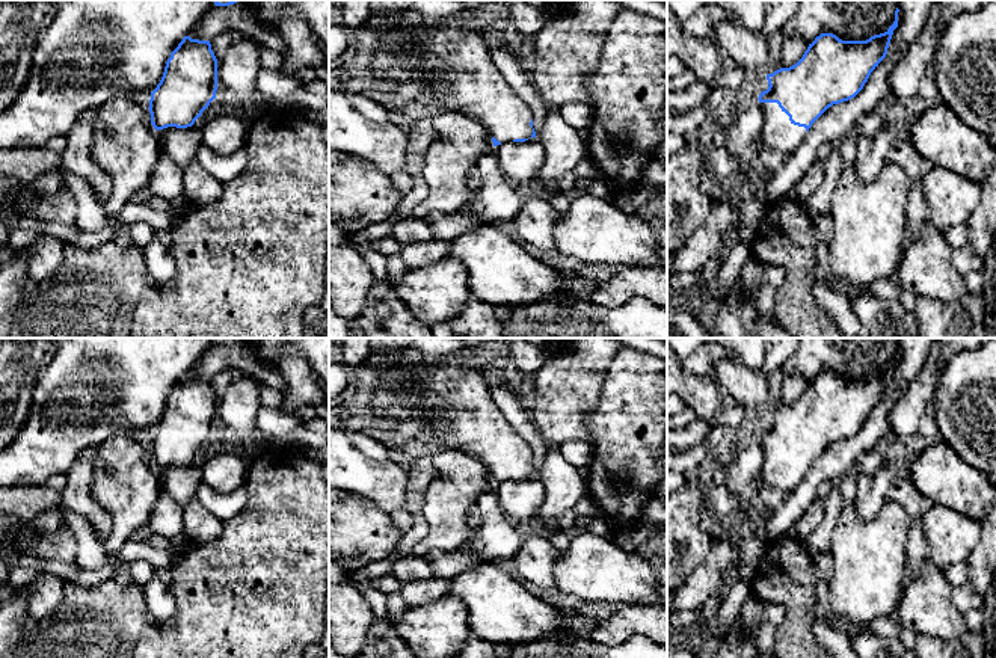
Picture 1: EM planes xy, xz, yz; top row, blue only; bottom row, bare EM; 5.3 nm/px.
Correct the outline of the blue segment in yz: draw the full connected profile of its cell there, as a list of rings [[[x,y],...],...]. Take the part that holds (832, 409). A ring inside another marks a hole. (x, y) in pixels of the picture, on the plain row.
[[[896,346],[895,359],[884,371],[866,379],[842,379],[833,371],[821,371],[795,403],[767,412],[770,424],[758,436],[765,457],[758,475],[759,481],[788,495],[801,483],[812,462],[828,445],[854,436],[886,395],[893,368],[898,365],[898,350]]]

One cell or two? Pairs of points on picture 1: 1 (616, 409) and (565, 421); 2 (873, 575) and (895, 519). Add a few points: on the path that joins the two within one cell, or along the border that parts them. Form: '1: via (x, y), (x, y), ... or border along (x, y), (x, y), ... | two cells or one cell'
1: border along (602, 385), (596, 406), (584, 418), (589, 441) | two cells
2: via (873, 562), (873, 554), (886, 533) | one cell

